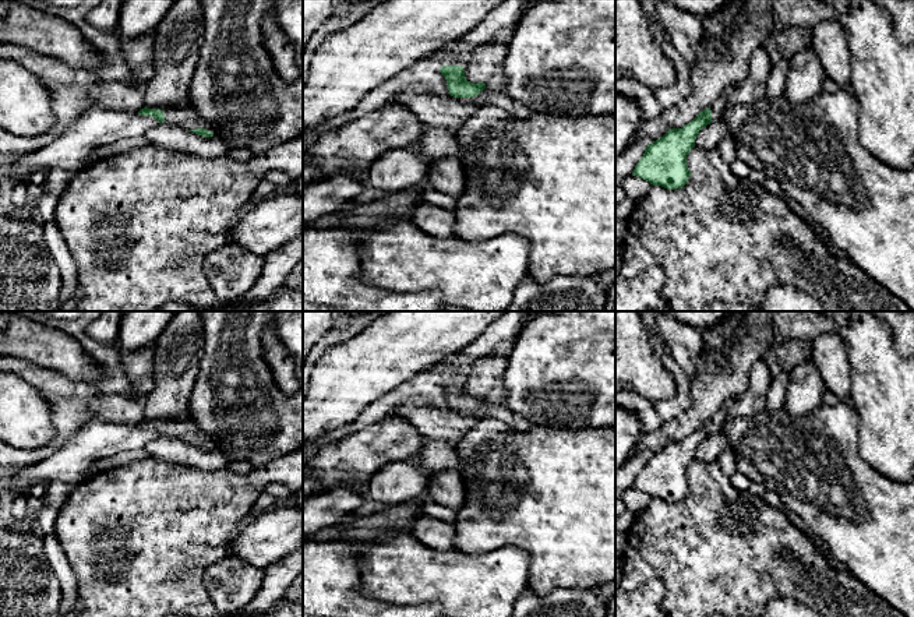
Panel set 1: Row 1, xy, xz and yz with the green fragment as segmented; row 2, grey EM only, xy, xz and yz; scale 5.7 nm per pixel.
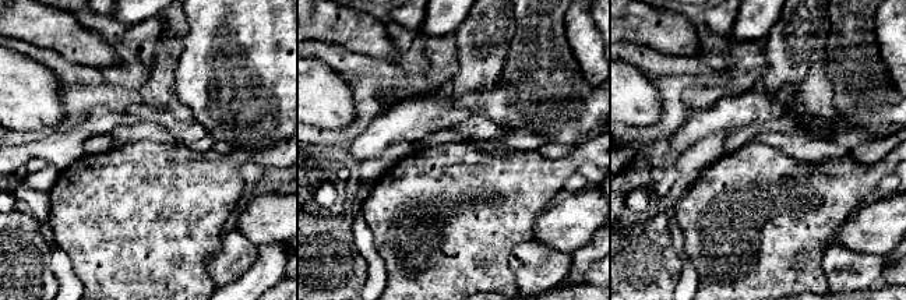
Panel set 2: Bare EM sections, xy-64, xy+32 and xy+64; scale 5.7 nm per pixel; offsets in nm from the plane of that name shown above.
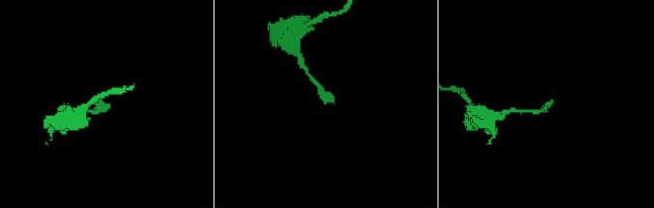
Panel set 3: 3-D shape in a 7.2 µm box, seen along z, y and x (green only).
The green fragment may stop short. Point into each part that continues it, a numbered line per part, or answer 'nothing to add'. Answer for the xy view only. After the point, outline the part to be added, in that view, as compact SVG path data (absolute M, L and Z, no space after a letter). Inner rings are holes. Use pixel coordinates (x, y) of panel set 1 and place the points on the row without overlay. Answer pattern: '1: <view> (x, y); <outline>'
1: xy (183, 426); M190 412L183 416L162 416L148 422L160 422L166 436L179 437L187 443L205 441L213 445L211 436L194 423Z

